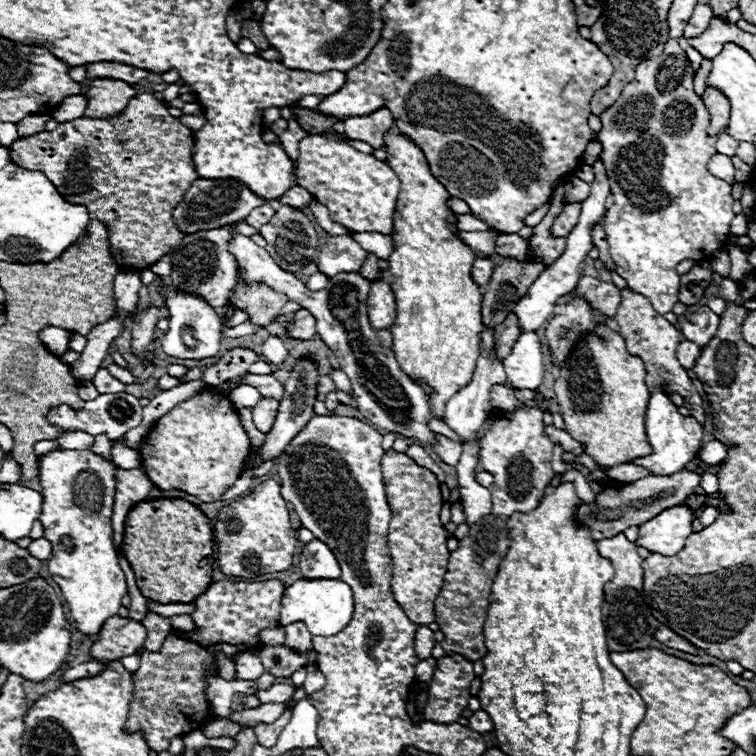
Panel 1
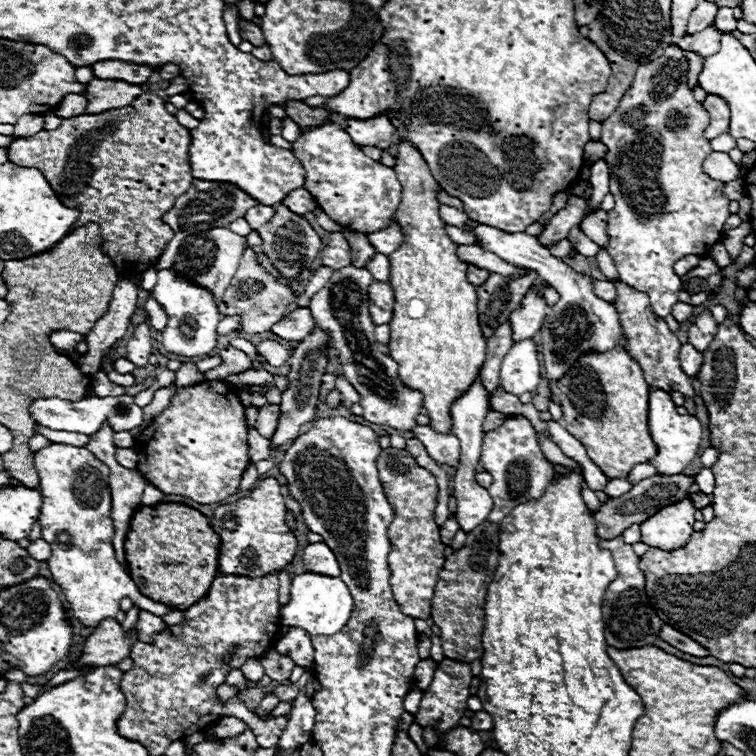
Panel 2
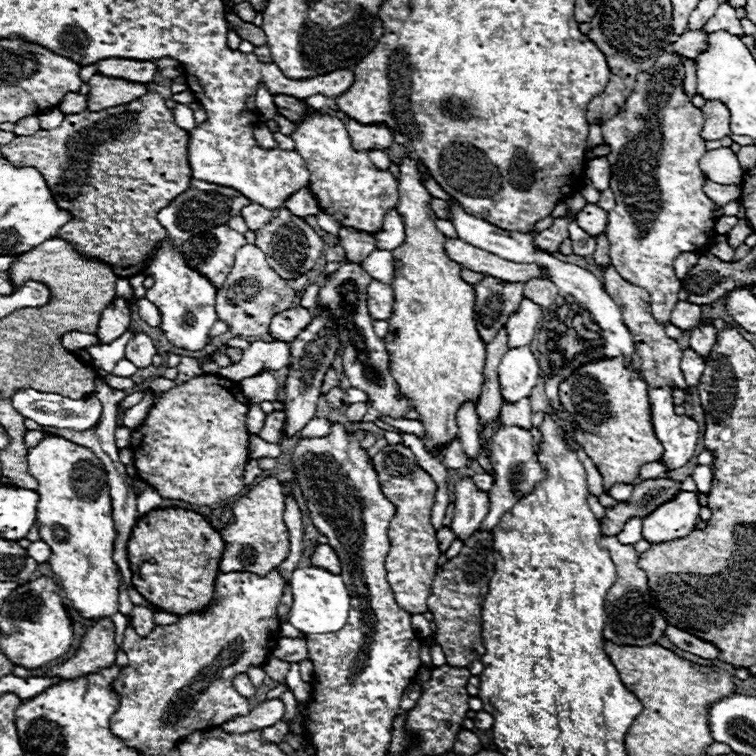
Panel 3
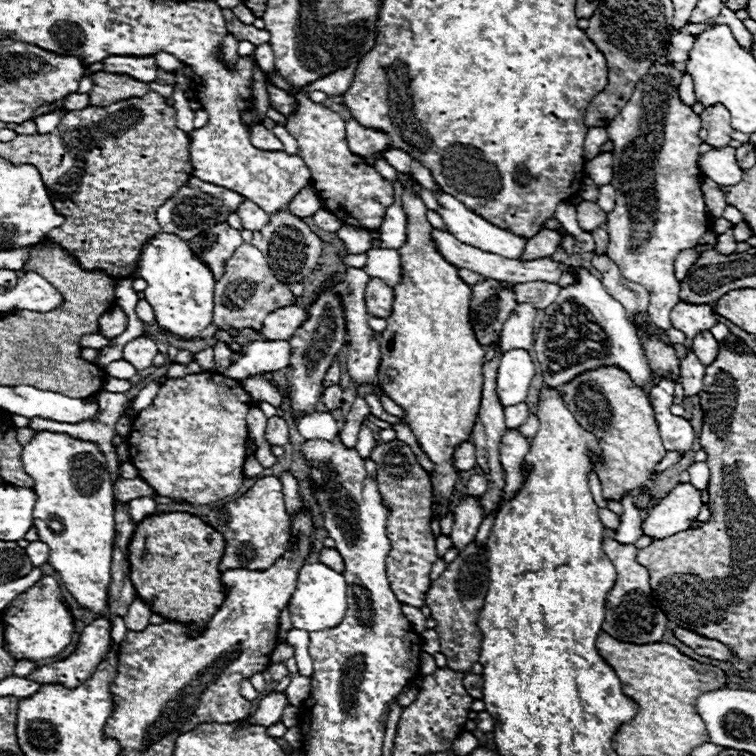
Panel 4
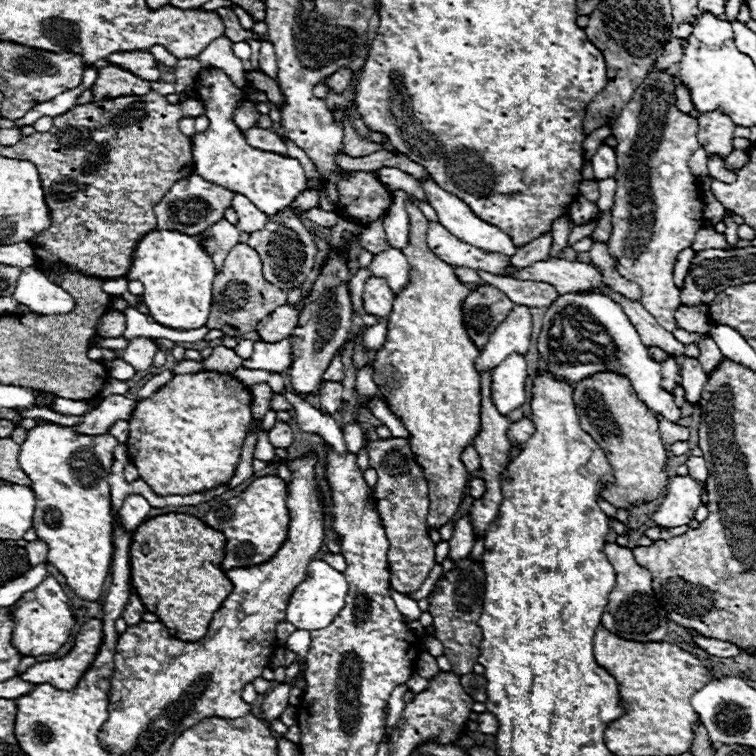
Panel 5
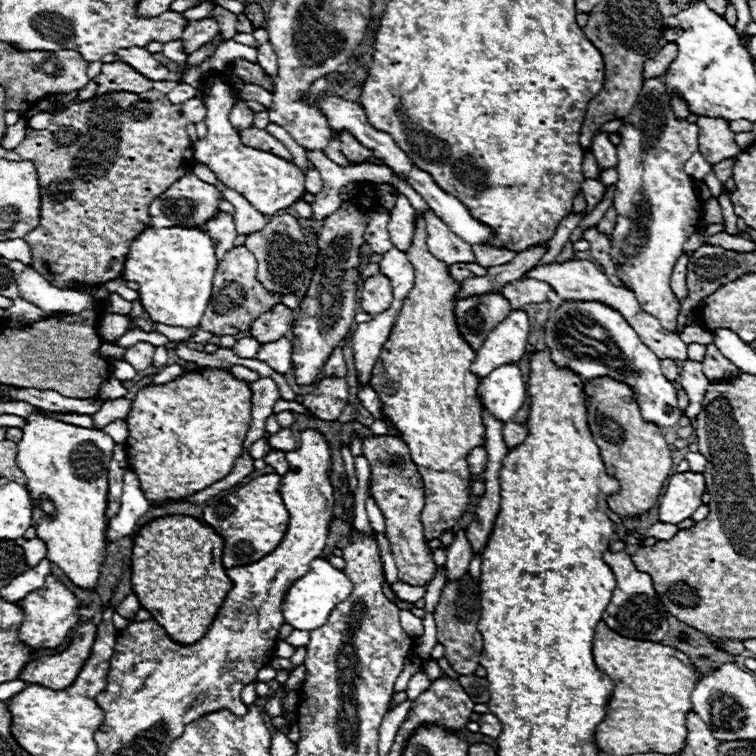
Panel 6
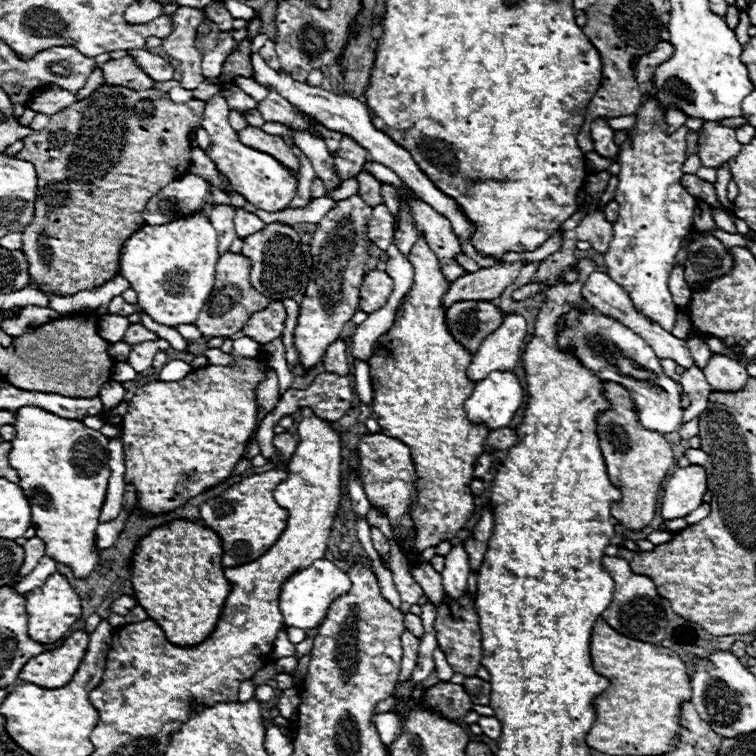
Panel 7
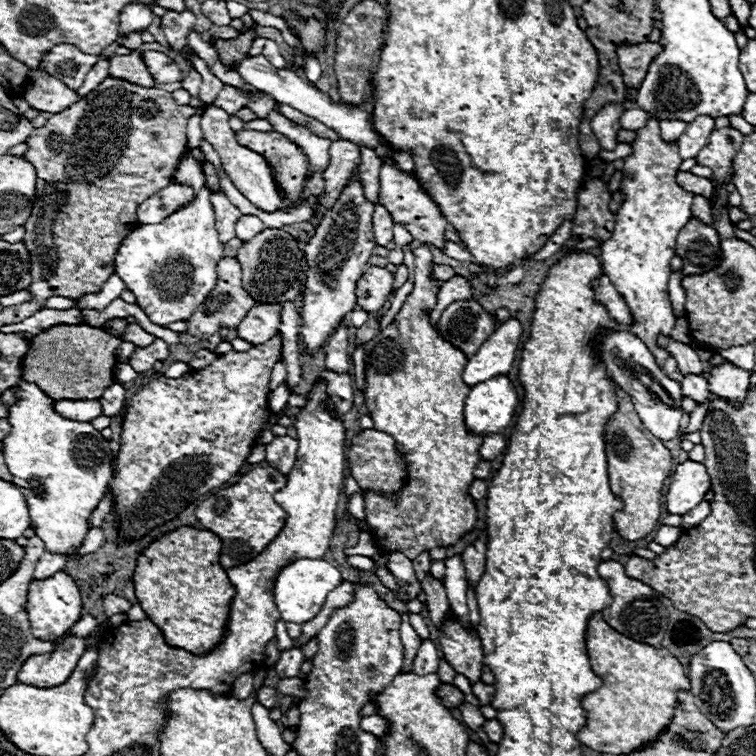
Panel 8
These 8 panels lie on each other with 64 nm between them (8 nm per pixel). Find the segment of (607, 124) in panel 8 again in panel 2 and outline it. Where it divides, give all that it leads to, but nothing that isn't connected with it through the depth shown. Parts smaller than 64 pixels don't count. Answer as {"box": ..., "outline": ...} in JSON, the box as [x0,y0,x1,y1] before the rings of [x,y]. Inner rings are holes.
{"box":[586,160,610,214],"outline":[[[596,160],[596,162],[590,166],[592,196],[586,200],[586,214],[592,212],[592,210],[600,210],[602,198],[610,192],[610,188],[608,188],[608,178],[610,178],[608,166],[606,166],[602,160]]]}

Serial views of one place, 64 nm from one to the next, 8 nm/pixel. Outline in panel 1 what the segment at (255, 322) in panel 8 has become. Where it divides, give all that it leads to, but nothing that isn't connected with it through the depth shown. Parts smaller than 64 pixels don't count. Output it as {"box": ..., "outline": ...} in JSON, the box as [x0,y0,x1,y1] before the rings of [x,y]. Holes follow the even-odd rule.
{"box":[288,308,316,340],"outline":[[[300,308],[300,310],[296,312],[296,316],[294,316],[294,322],[290,324],[288,334],[290,334],[292,338],[300,338],[300,340],[310,340],[310,338],[314,338],[314,336],[316,336],[316,318],[314,318],[308,310]]]}

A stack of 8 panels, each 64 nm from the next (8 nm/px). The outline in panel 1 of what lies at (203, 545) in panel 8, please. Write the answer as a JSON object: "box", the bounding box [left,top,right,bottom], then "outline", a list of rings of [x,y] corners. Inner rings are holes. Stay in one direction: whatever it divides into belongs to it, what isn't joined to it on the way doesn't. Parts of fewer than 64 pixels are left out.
{"box":[124,498,212,604],"outline":[[[182,498],[142,500],[128,512],[124,552],[144,598],[172,604],[194,602],[212,582],[212,528],[206,514]]]}

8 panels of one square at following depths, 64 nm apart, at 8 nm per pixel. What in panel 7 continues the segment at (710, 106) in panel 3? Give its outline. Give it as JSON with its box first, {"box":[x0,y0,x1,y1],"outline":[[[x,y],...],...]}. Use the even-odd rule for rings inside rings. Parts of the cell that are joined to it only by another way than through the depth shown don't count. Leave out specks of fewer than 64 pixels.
{"box":[698,122,740,168],"outline":[[[704,122],[698,142],[698,156],[704,166],[718,168],[722,162],[728,162],[740,152],[740,144],[736,140],[736,132],[732,128],[722,126],[720,122]]]}

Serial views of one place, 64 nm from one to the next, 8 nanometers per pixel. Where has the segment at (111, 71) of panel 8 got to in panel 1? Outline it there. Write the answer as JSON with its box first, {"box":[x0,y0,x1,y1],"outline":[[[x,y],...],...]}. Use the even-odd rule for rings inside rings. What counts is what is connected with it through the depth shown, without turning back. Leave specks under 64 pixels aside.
{"box":[84,78,136,118],"outline":[[[100,78],[100,80],[92,80],[92,84],[84,90],[84,96],[88,100],[84,114],[90,118],[114,118],[122,114],[130,98],[136,96],[136,90],[120,80]]]}

